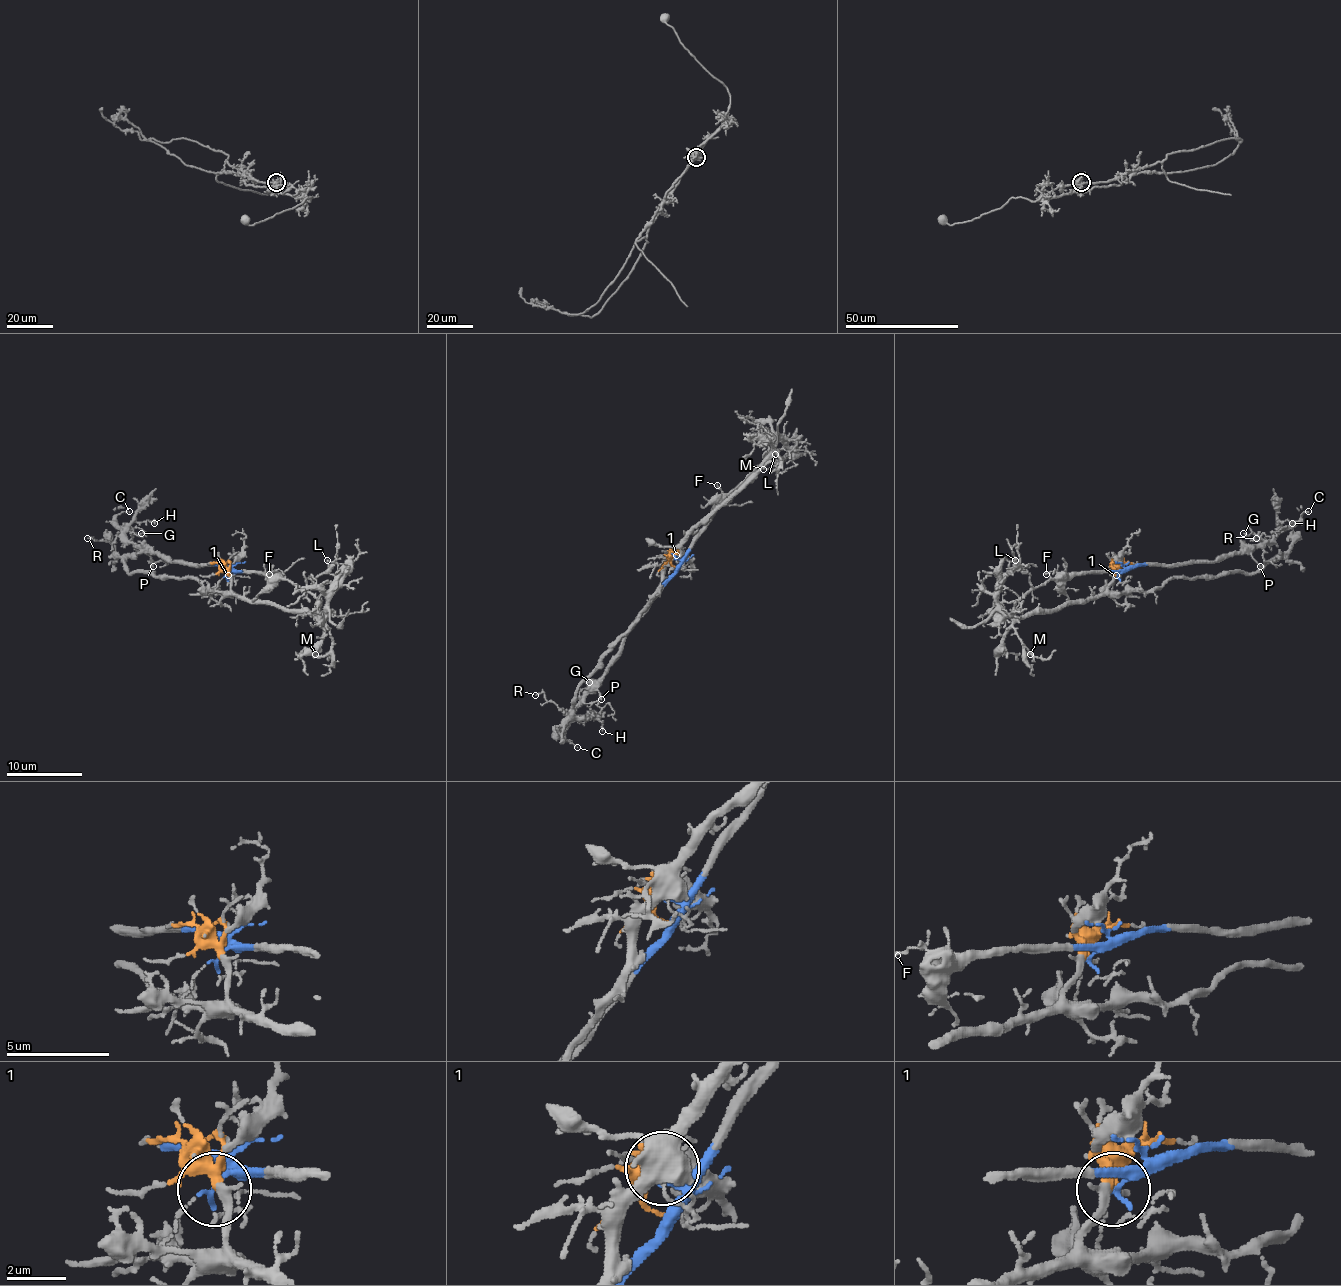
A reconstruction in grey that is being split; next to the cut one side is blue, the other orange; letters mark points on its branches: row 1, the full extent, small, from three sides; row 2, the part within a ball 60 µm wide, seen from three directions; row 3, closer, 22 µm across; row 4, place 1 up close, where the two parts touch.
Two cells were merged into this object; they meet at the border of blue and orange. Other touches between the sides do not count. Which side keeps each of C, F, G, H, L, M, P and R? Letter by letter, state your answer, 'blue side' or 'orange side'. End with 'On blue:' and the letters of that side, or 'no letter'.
C: blue side
F: blue side
G: blue side
H: blue side
L: orange side
M: orange side
P: blue side
R: blue side
On blue: C, F, G, H, P, R

